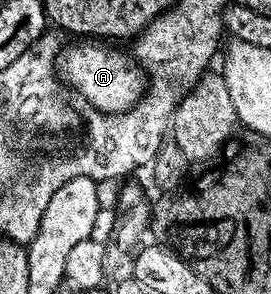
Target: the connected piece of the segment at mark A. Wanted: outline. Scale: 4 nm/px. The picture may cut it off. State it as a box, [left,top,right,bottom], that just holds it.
[60,40,148,114]

